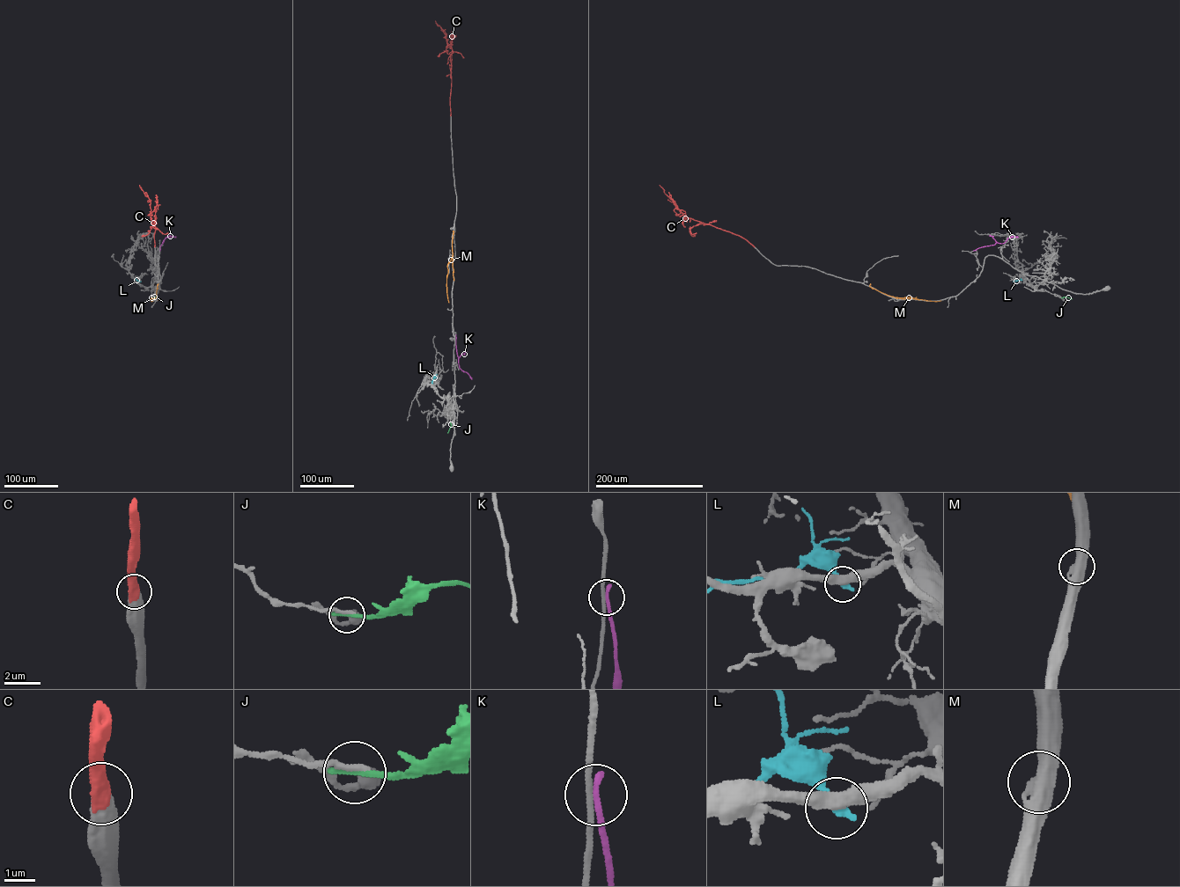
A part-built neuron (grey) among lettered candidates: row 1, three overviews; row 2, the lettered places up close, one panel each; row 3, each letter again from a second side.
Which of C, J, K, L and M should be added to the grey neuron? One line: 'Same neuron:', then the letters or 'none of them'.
Same neuron: C

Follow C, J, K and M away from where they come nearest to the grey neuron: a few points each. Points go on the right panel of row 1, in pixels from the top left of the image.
C: (754, 246), (738, 235), (685, 216), (680, 210), (684, 211), (680, 212), (659, 185)
J: (1061, 297), (1072, 299)
K: (973, 251), (997, 243), (1003, 244), (1009, 237), (1018, 237)
M: (918, 299), (941, 300)

